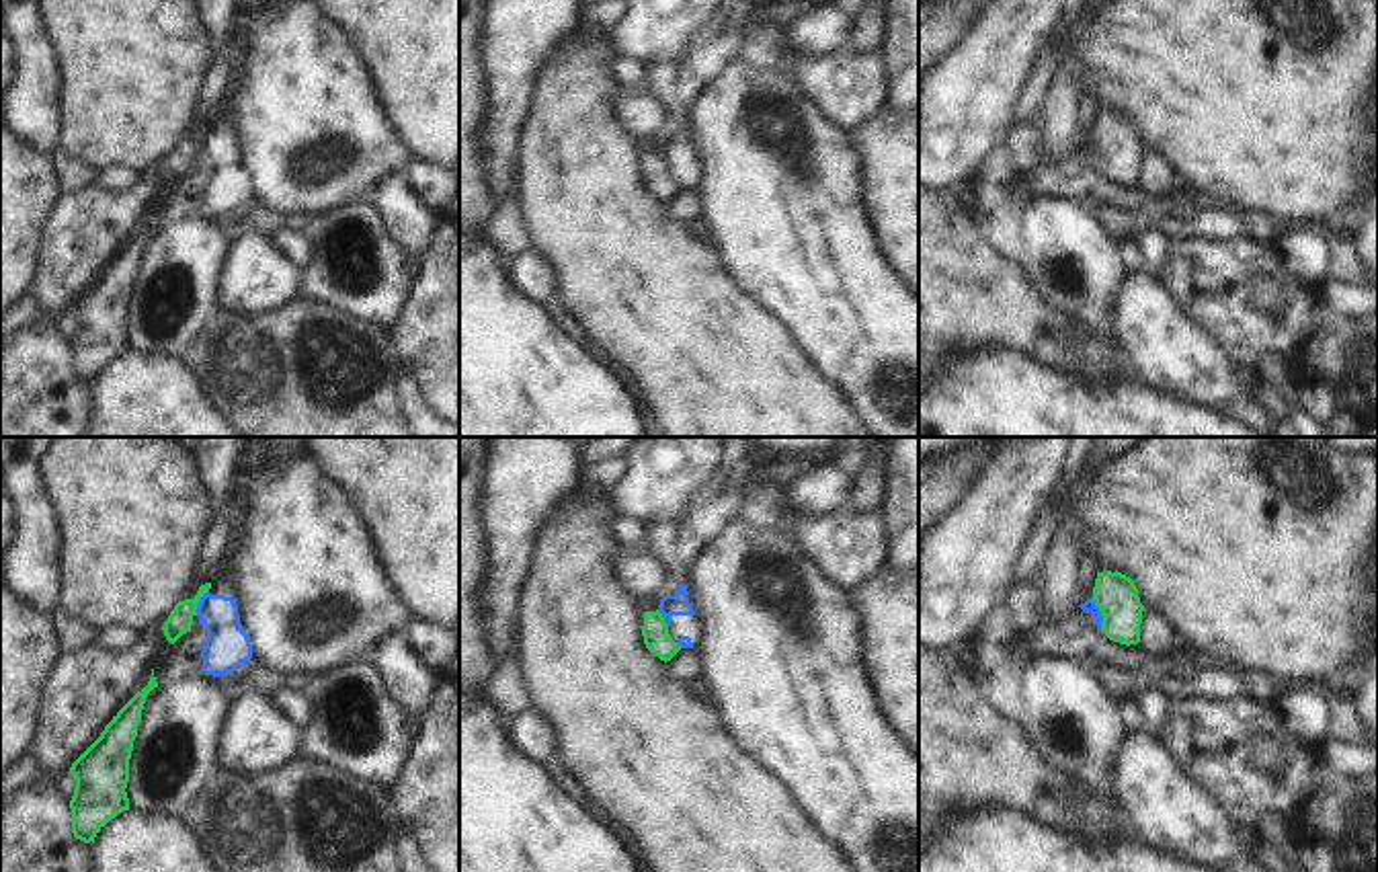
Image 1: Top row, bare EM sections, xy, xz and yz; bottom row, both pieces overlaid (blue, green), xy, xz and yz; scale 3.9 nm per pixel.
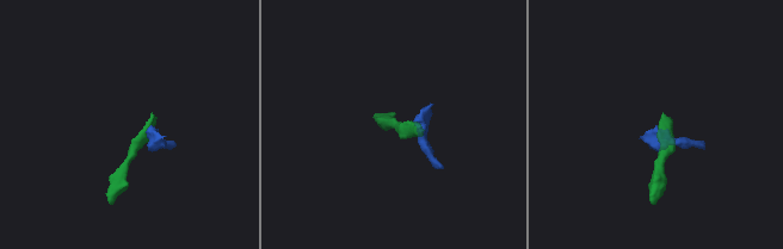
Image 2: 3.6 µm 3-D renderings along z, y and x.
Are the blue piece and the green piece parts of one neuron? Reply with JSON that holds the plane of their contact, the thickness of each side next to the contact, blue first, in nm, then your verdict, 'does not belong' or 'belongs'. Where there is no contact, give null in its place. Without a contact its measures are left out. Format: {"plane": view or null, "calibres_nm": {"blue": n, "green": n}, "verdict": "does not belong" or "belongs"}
{"plane": "yz", "calibres_nm": {"blue": 50, "green": 170}, "verdict": "does not belong"}

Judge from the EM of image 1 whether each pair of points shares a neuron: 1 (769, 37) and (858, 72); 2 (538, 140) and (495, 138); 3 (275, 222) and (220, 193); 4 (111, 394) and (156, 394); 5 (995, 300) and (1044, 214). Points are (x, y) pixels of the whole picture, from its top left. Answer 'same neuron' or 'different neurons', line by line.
1: same neuron
2: different neurons
3: different neurons
4: same neuron
5: different neurons

